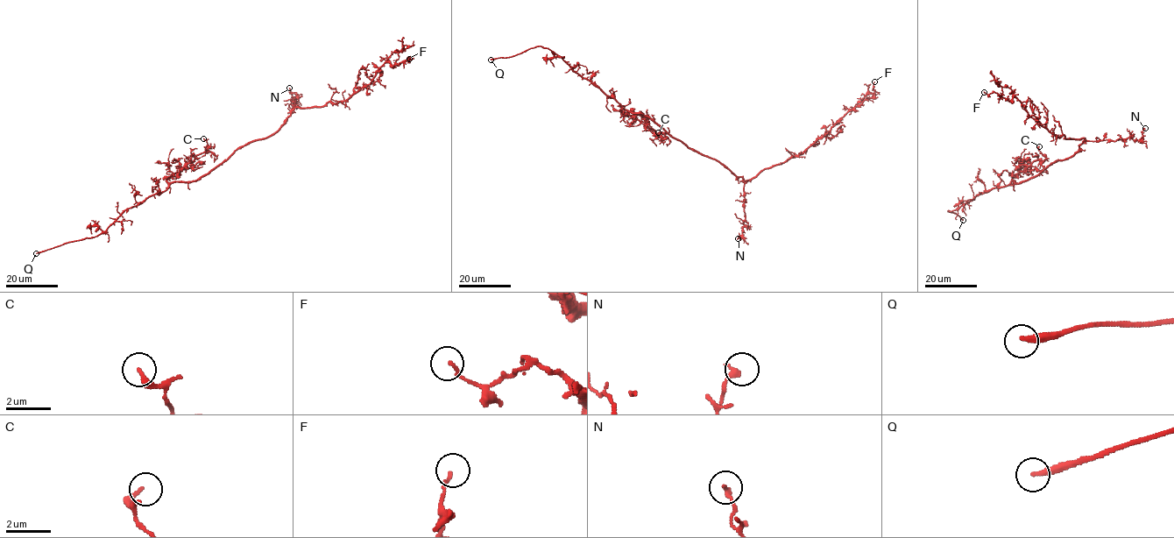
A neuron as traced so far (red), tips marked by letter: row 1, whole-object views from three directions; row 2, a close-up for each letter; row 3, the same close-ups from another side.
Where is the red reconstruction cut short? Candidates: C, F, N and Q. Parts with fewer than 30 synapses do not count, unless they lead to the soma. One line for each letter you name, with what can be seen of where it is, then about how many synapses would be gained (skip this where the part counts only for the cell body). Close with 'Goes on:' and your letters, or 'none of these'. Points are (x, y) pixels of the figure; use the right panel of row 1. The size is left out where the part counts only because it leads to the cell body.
Q: Place: (963, 220)
Goes on: Q

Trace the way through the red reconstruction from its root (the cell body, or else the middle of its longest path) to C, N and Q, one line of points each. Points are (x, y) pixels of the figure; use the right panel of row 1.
C: (1052, 164), (1028, 180), (1016, 183), (1011, 180), (1021, 171), (1027, 172), (1035, 160), (1045, 158), (1039, 146)
N: (1052, 164), (1057, 159), (1068, 159), (1086, 141), (1128, 138), (1138, 140), (1145, 128)
Q: (1052, 164), (1028, 180), (1018, 183), (1013, 180), (1005, 186), (993, 187), (958, 208), (948, 210), (963, 220)

